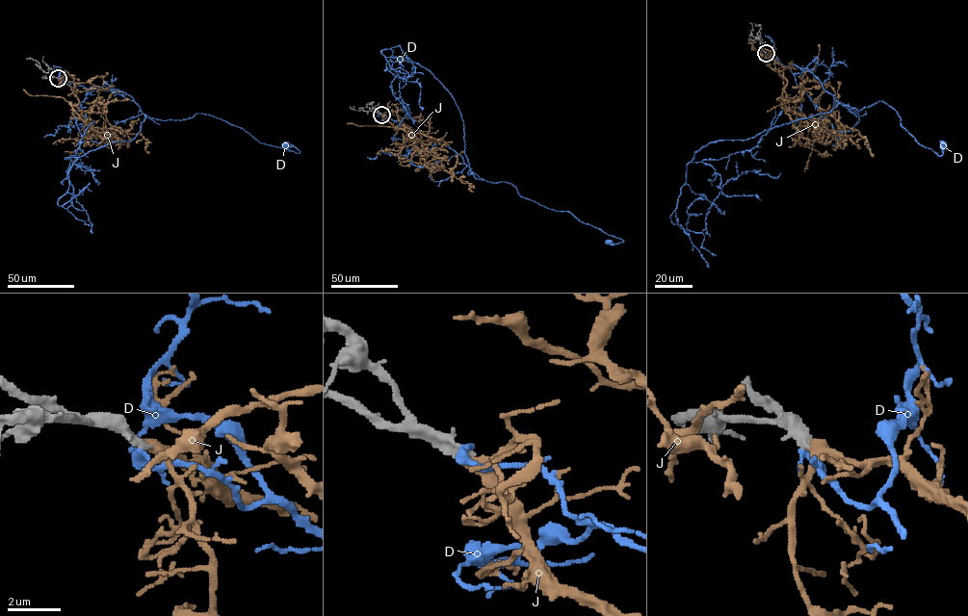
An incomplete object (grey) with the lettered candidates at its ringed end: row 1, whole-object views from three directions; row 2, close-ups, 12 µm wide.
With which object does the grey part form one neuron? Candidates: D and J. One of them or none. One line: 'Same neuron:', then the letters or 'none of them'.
Same neuron: J

